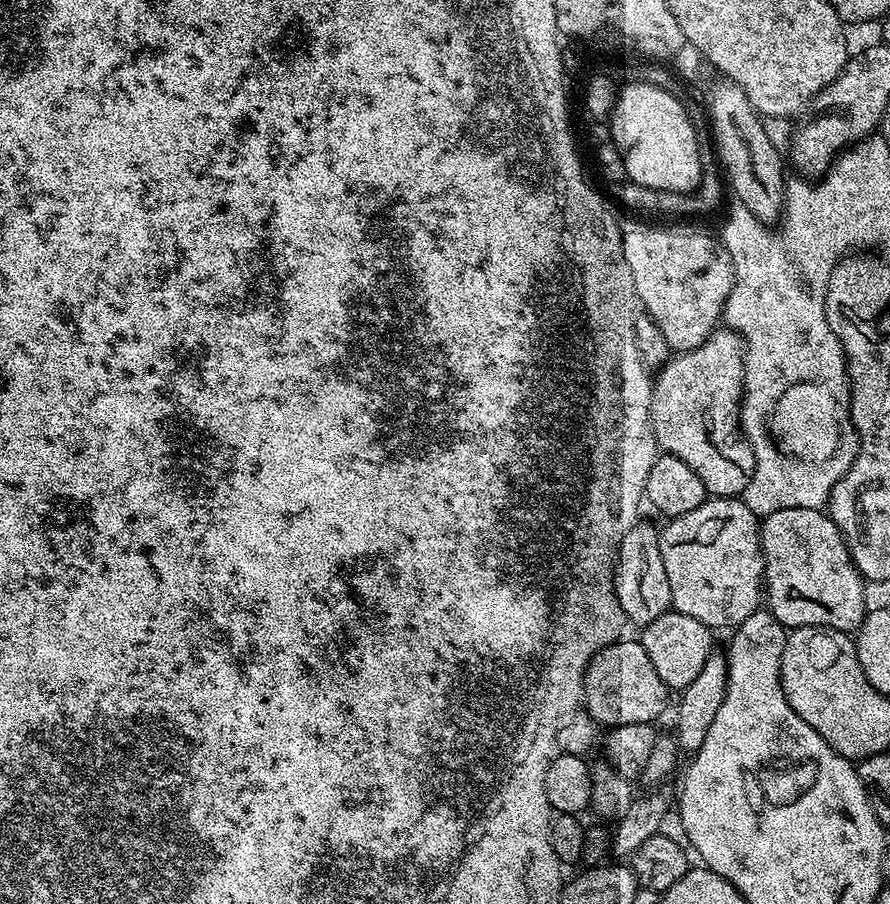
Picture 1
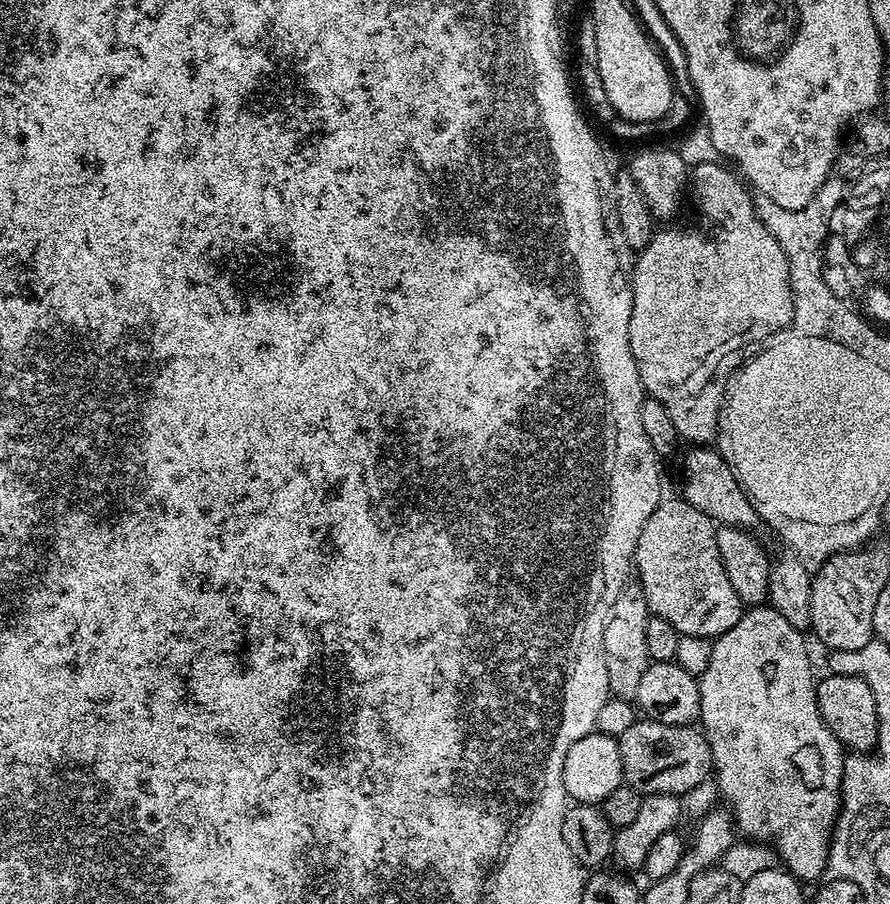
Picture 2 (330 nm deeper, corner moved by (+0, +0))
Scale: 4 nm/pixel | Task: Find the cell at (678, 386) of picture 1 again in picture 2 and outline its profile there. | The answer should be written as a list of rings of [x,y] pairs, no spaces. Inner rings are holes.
[[[713,162],[710,164],[698,164],[695,165],[691,169],[690,172],[690,180],[691,183],[694,185],[696,184],[696,208],[698,211],[701,212],[702,215],[708,219],[708,232],[699,232],[696,228],[668,228],[672,226],[664,226],[661,230],[653,231],[652,237],[650,238],[650,242],[645,248],[639,249],[638,255],[640,256],[637,258],[635,257],[634,260],[634,267],[631,269],[630,272],[630,291],[632,294],[632,309],[630,310],[630,350],[634,354],[634,362],[638,366],[638,374],[640,375],[640,381],[642,382],[642,386],[644,387],[645,393],[651,399],[657,400],[658,402],[662,402],[662,406],[666,406],[666,414],[670,414],[670,422],[674,422],[674,430],[676,431],[677,437],[681,441],[689,440],[687,443],[692,446],[708,446],[713,443],[717,439],[717,428],[720,422],[720,413],[721,408],[724,407],[726,393],[729,391],[730,388],[730,381],[733,379],[734,373],[745,363],[746,355],[744,356],[744,351],[747,348],[752,348],[755,346],[763,345],[764,340],[766,338],[770,338],[774,333],[781,332],[783,328],[786,328],[788,324],[792,320],[792,315],[796,313],[796,298],[792,294],[792,283],[790,282],[790,278],[788,277],[788,259],[786,258],[786,254],[782,250],[782,246],[779,242],[776,241],[774,238],[774,234],[770,234],[770,230],[768,229],[765,224],[760,221],[759,216],[756,215],[756,202],[753,196],[753,193],[750,191],[749,185],[745,183],[743,179],[731,167],[725,166],[723,163],[720,162]]]

